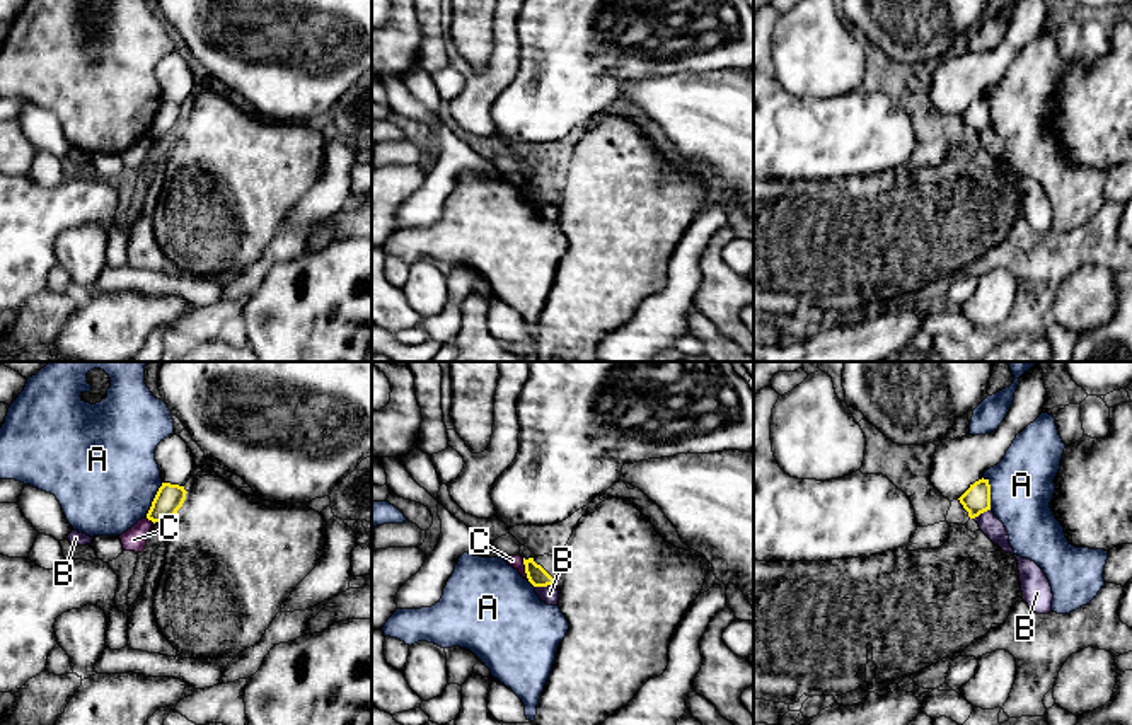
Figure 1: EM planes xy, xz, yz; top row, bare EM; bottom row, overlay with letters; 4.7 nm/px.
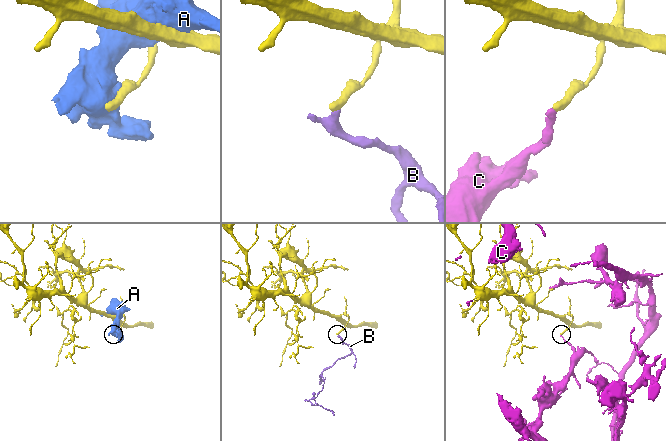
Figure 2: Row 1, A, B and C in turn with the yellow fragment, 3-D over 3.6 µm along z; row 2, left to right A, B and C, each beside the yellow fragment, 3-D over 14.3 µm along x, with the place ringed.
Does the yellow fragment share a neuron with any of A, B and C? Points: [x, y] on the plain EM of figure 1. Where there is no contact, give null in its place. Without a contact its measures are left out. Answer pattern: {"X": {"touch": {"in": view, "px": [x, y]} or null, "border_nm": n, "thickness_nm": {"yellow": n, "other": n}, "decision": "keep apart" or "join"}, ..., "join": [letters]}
{"A": {"touch": {"in": "yz", "px": [989, 111]}, "border_nm": 170, "thickness_nm": {"yellow": 140, "other": 300}, "decision": "keep apart"}, "B": {"touch": {"in": "xz", "px": [544, 203]}, "border_nm": 100, "thickness_nm": {"yellow": 90, "other": 90}, "decision": "keep apart"}, "C": {"touch": {"in": "xz", "px": [525, 186]}, "border_nm": 110, "thickness_nm": {"yellow": 90, "other": 60}, "decision": "keep apart"}, "join": []}

